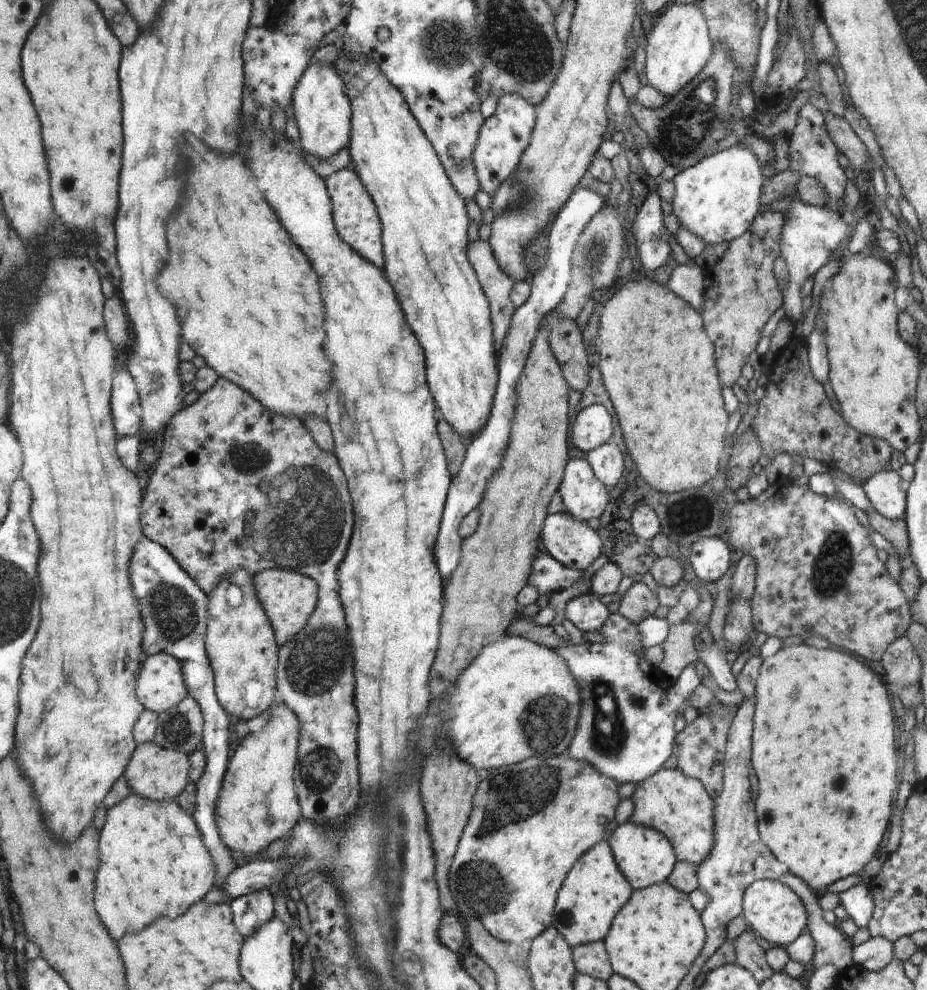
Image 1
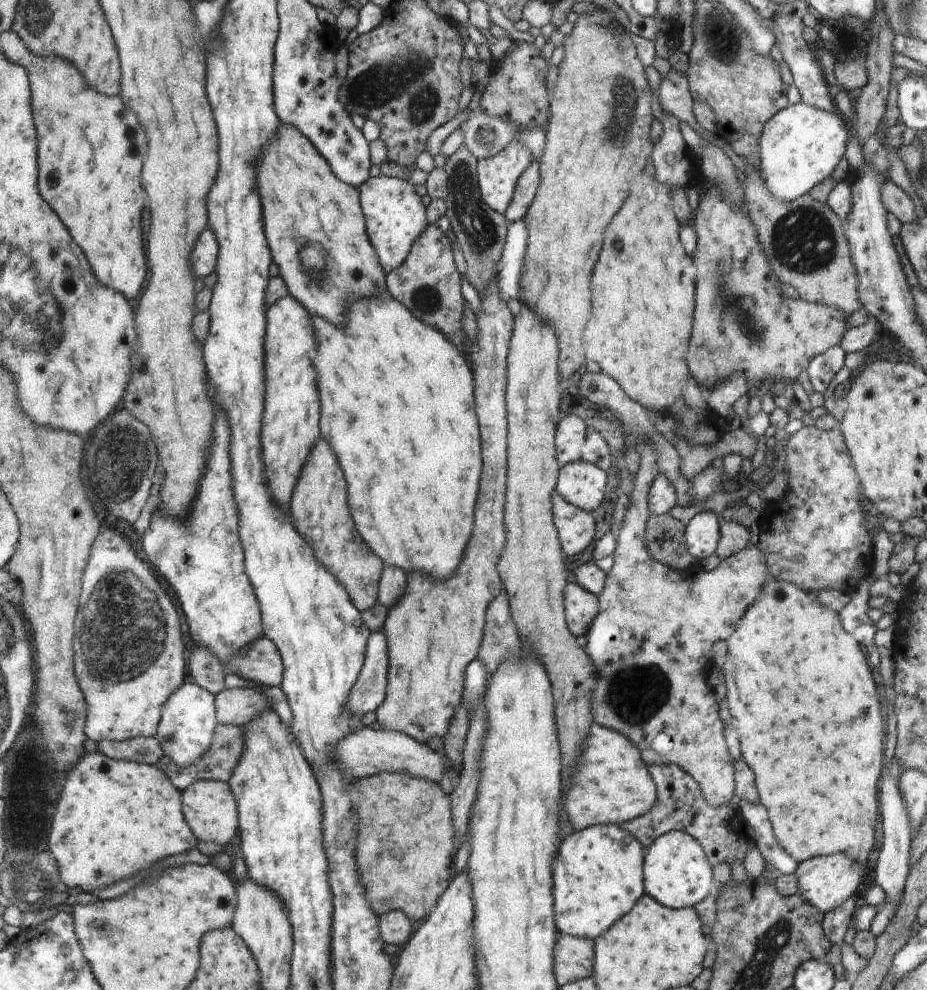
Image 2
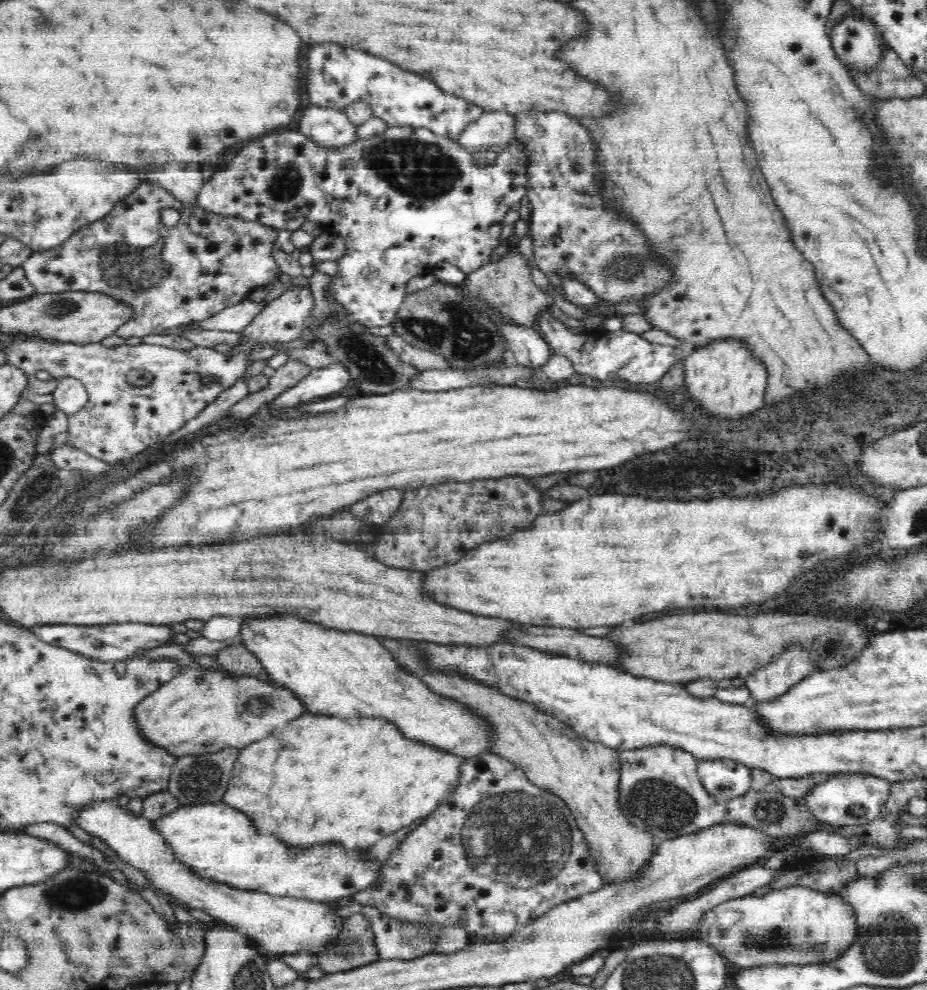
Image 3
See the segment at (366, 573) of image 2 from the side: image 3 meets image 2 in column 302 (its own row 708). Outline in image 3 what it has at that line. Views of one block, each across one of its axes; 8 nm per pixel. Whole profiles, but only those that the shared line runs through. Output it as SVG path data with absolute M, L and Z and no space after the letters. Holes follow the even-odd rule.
M378 637L384 648L387 648L395 661L401 665L406 672L420 677L428 688L436 693L442 693L446 697L454 697L463 704L474 709L476 713L490 719L494 725L494 744L492 751L502 758L509 760L518 768L521 768L525 775L536 786L559 796L568 805L570 812L580 831L584 835L584 840L588 844L589 854L592 855L593 862L596 862L596 870L606 885L624 885L632 883L635 878L641 878L646 873L650 860L654 858L658 850L659 841L656 840L654 833L644 832L630 820L630 817L620 809L618 801L620 769L622 764L619 761L619 751L614 748L605 747L602 743L595 743L582 738L572 730L572 727L546 715L542 711L536 710L528 702L521 702L508 698L508 695L499 694L497 690L483 686L480 682L475 682L470 678L461 678L455 675L428 675L424 668L421 668L419 654L415 650L415 642L412 640L396 640L388 637Z

